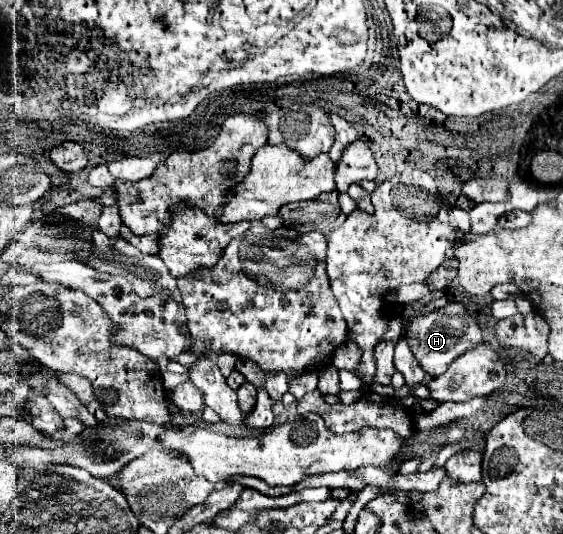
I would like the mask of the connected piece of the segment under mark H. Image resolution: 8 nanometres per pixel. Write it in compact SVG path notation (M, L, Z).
M450 302L438 310L426 312L426 314L418 314L418 316L410 316L408 320L404 320L406 328L404 328L404 340L408 342L412 354L416 356L420 368L436 378L440 374L446 372L446 368L454 362L454 358L458 358L460 354L464 354L466 350L472 350L474 346L478 346L482 342L482 334L480 334L480 324L476 318L468 316L466 308L462 302Z

